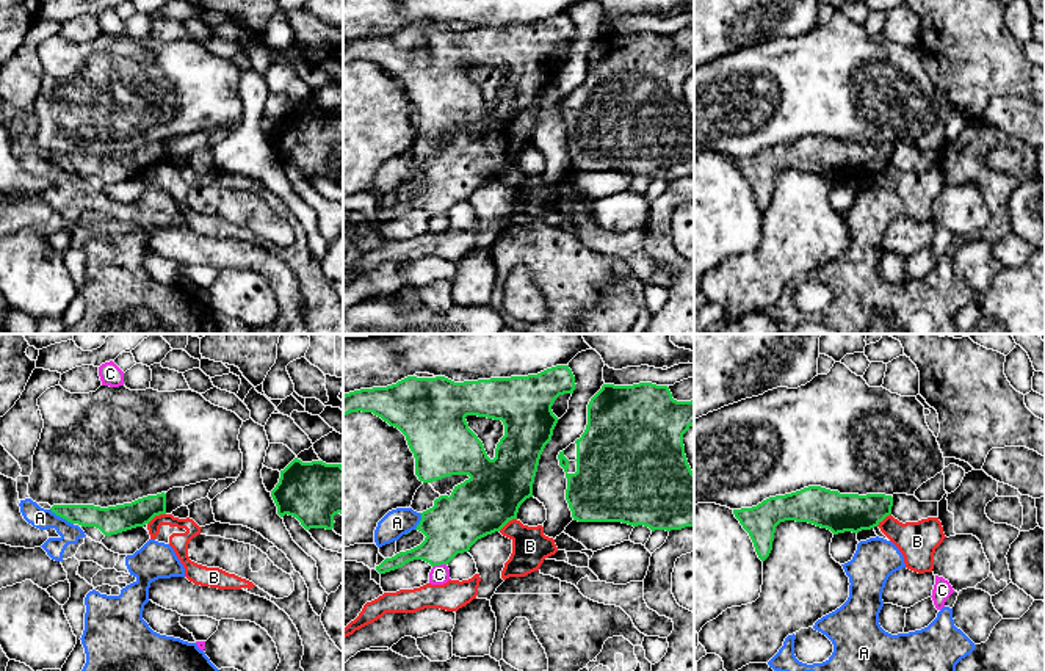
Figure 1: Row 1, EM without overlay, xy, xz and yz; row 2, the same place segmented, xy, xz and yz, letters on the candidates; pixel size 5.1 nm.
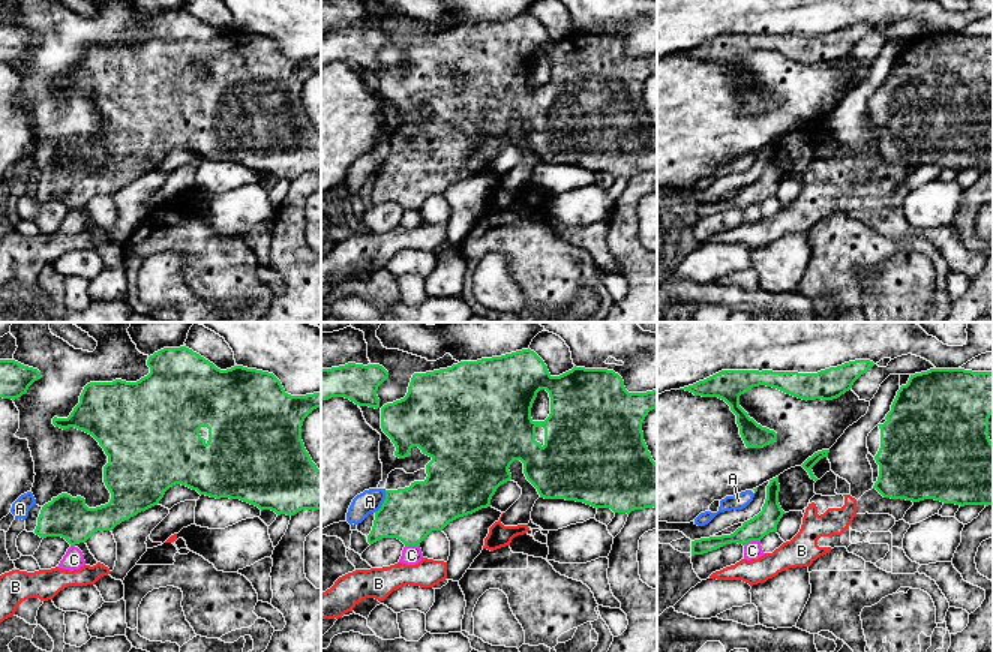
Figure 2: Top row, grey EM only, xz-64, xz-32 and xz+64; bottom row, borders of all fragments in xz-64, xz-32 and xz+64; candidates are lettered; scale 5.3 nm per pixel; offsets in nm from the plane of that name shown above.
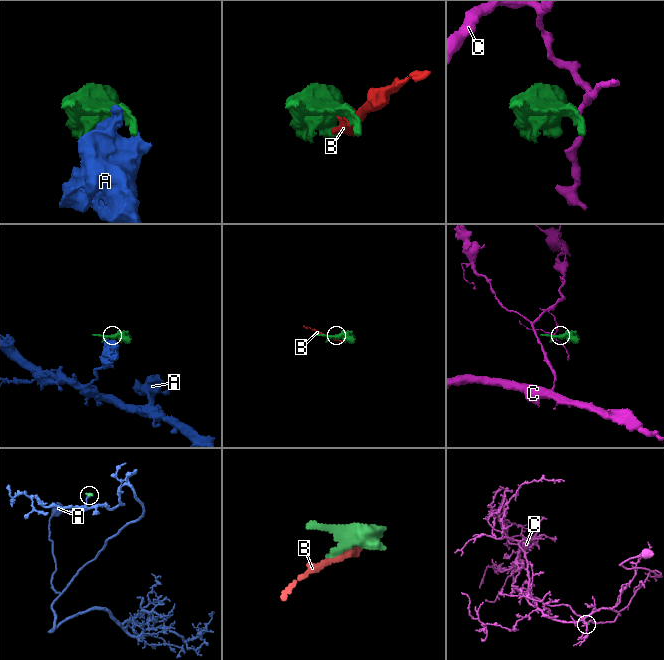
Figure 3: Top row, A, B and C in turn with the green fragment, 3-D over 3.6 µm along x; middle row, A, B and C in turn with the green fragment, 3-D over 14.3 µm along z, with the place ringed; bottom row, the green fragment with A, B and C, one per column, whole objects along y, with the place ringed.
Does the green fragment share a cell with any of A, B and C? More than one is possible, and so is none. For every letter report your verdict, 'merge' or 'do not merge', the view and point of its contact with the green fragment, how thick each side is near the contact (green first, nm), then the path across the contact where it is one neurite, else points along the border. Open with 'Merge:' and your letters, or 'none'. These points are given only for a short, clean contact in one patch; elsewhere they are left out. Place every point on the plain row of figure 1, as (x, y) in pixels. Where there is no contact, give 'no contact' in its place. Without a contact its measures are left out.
Merge: none
A: do not merge; meets green in xy at (61, 165); 140 nm thick on the green side, 110 nm on the other; border along xy (50, 157), (72, 173)
B: do not merge; meets green in xy at (155, 163); 140 nm thick on the green side, 100 nm on the other; border along xy (165, 162), (157, 163), (148, 173)
C: do not merge; meets green in xz at (439, 213); 280 nm thick on the green side, 100 nm on the other; border along xz (445, 212), (433, 217)

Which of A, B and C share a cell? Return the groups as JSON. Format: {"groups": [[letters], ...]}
{"groups": [["A"], ["B"], ["C"]]}

